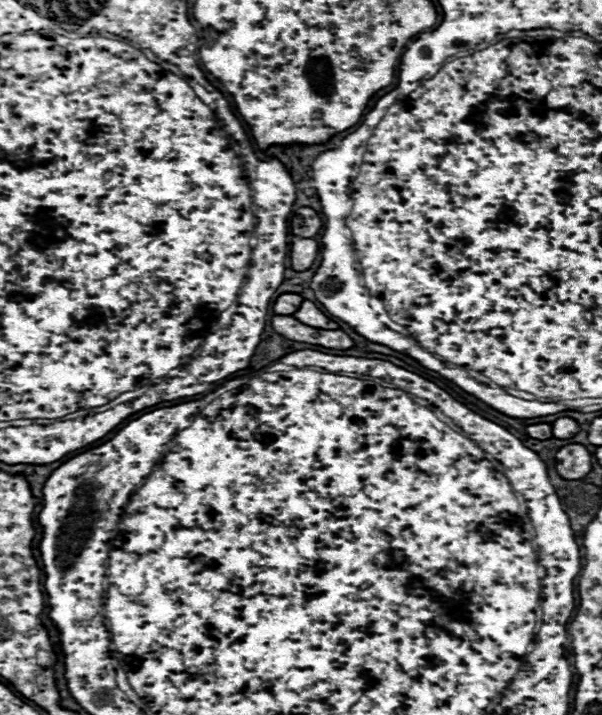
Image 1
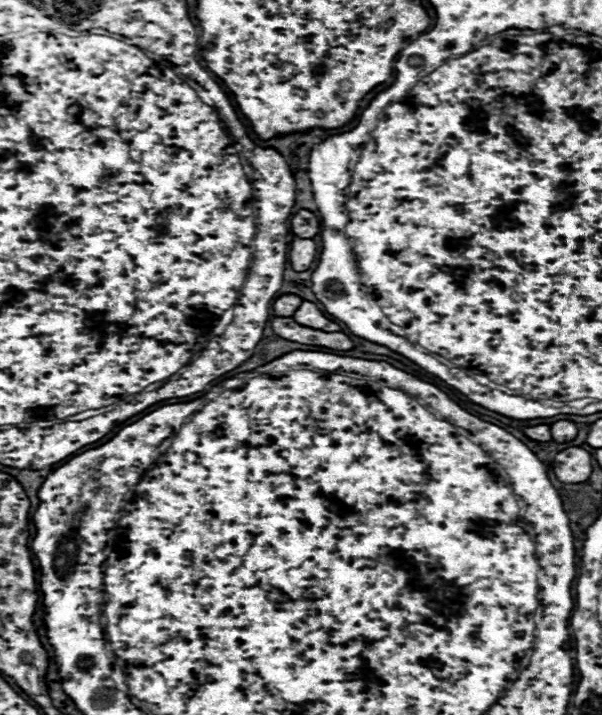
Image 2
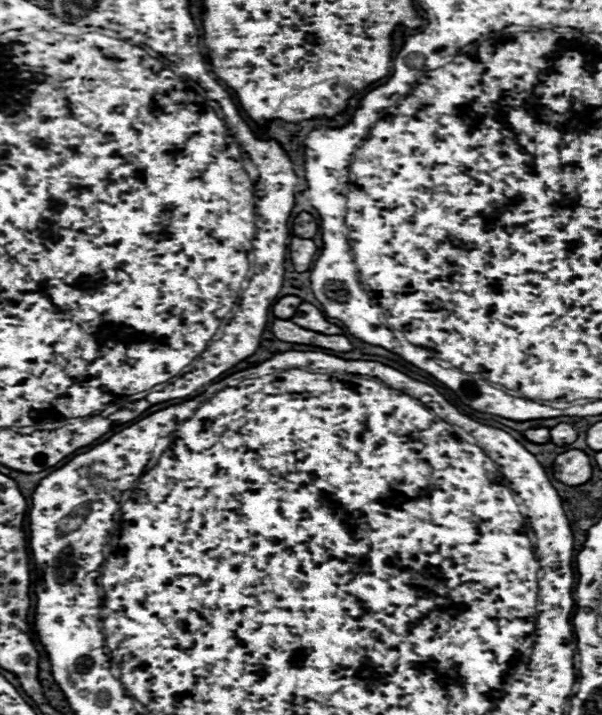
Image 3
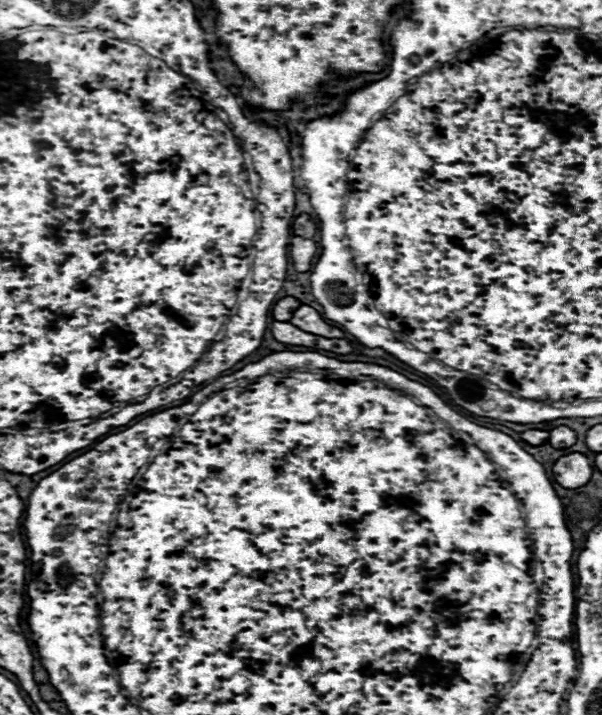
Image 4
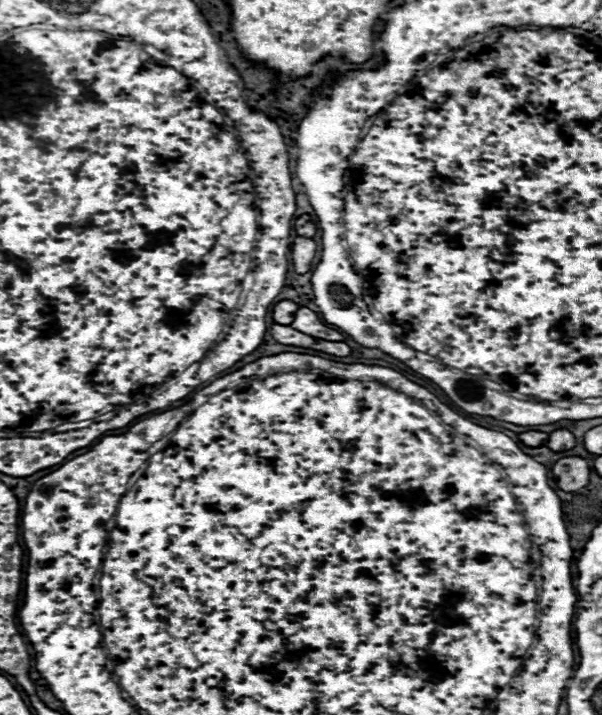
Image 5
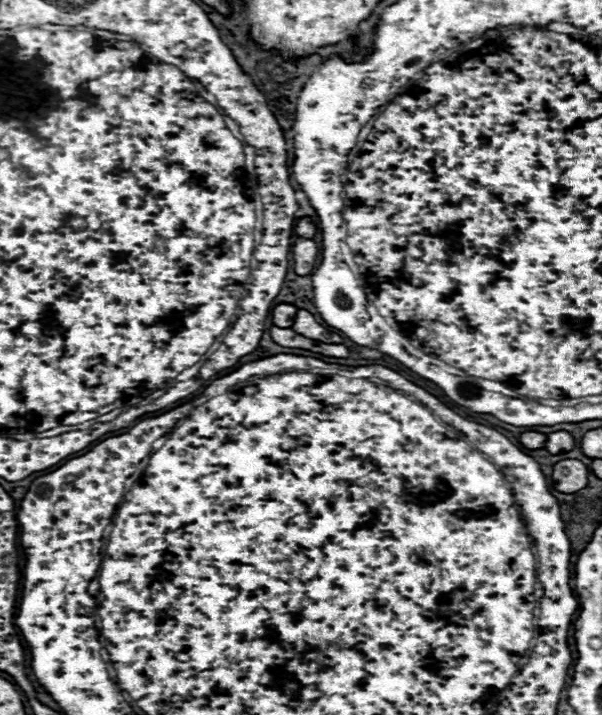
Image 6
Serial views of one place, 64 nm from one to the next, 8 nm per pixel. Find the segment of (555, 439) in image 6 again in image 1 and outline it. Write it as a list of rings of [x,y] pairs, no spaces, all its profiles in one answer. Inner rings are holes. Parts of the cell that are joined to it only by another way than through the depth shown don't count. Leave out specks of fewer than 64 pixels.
[[[558,418],[552,424],[552,434],[556,438],[572,438],[578,432],[580,432],[580,424],[574,418]]]

